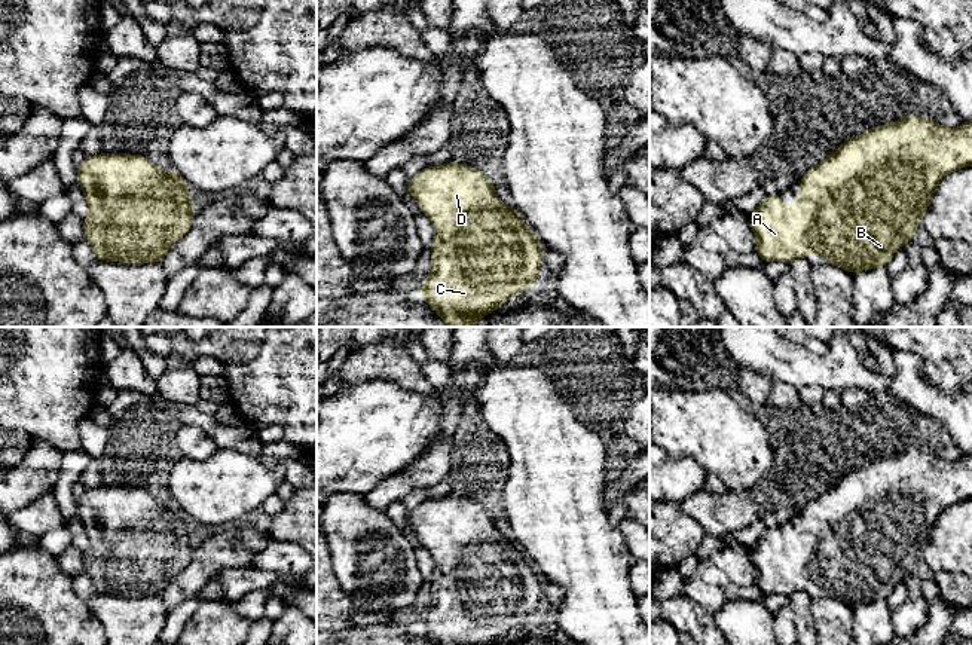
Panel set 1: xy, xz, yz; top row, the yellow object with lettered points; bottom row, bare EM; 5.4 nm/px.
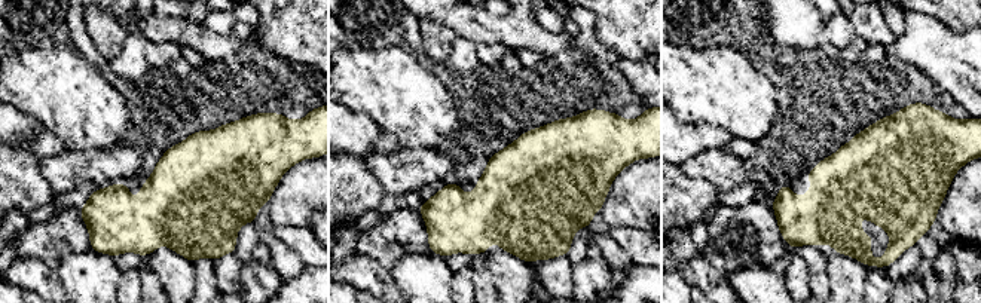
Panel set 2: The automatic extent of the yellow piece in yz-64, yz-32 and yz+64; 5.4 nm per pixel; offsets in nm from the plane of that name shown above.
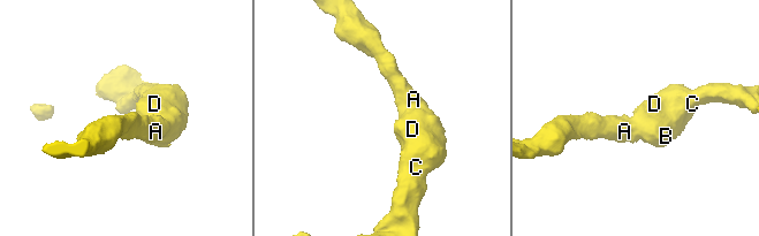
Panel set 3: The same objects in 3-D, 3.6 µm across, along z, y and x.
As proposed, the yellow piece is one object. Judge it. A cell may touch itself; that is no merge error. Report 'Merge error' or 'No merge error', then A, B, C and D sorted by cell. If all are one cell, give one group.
No merge error. Groups: A B C D

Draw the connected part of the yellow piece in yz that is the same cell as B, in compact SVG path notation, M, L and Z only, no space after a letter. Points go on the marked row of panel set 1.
M908 114L892 123L874 126L849 138L834 153L807 169L792 205L786 207L774 192L764 198L749 215L756 239L755 251L764 263L792 263L797 259L807 259L809 253L816 250L826 263L834 263L852 275L859 270L886 268L895 251L911 242L936 186L948 174L965 166L972 166L972 120L948 129L917 114Z

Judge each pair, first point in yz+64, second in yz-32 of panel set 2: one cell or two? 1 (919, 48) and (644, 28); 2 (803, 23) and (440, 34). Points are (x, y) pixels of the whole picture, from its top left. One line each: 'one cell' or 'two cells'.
1: two cells
2: two cells

